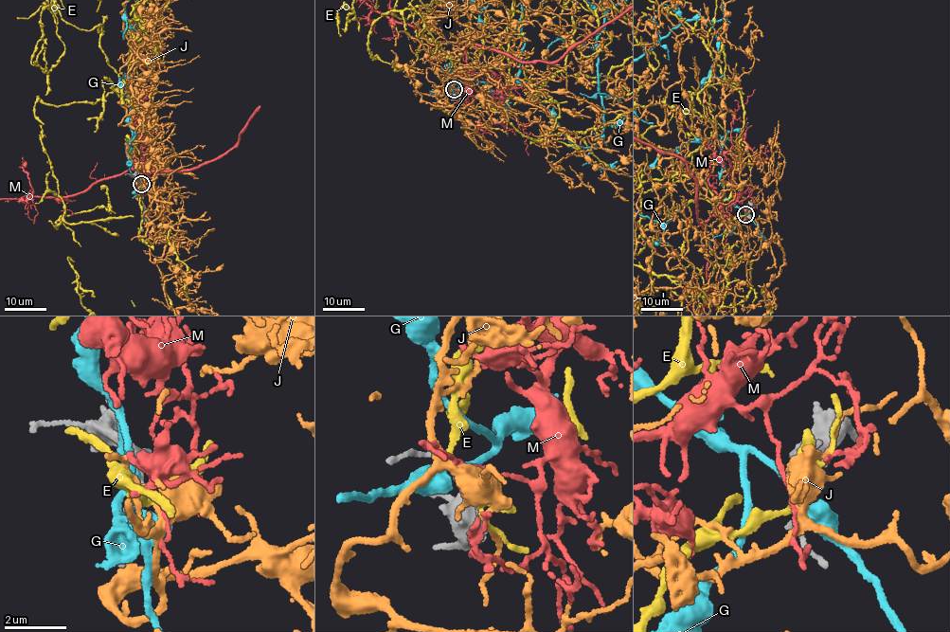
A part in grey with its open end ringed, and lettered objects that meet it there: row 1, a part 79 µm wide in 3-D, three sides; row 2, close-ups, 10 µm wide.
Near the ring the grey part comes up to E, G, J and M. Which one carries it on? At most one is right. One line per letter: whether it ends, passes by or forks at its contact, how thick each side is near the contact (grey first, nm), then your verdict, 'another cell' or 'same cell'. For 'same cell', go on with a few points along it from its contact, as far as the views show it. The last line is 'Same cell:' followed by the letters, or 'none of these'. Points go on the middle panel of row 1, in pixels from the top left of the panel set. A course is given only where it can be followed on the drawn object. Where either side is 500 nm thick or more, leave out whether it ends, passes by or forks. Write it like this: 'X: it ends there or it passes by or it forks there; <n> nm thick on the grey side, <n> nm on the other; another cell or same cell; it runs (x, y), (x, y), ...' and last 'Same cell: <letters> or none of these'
E: it passes by; 180 nm thick on the grey side, 190 nm on the other; another cell
G: it passes by; 190 nm thick on the grey side, 360 nm on the other; another cell
J: it passes by; 160 nm thick on the grey side, 400 nm on the other; same cell
M: it passes by; 160 nm thick on the grey side, 110 nm on the other; another cell
Same cell: J

